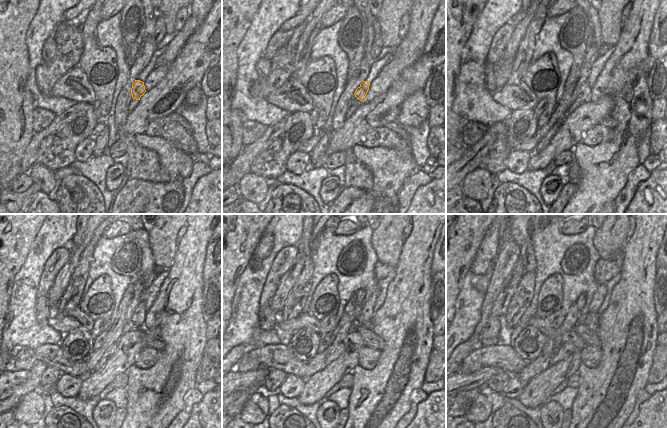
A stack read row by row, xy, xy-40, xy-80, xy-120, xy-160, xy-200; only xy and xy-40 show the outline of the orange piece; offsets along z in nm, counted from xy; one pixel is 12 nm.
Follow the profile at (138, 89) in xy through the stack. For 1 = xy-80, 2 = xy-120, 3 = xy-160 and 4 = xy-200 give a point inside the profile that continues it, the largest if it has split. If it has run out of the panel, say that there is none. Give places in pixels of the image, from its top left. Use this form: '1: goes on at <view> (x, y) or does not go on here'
1: goes on at xy-80 (585, 90)
2: goes on at xy-120 (138, 317)
3: goes on at xy-160 (366, 313)
4: goes on at xy-200 (598, 298)

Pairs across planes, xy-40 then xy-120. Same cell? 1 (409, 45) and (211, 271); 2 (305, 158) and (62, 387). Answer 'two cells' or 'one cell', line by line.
1: two cells
2: one cell

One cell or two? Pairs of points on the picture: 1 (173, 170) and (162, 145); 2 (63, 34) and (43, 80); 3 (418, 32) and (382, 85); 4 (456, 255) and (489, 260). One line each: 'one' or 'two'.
1: one
2: one
3: one
4: two

